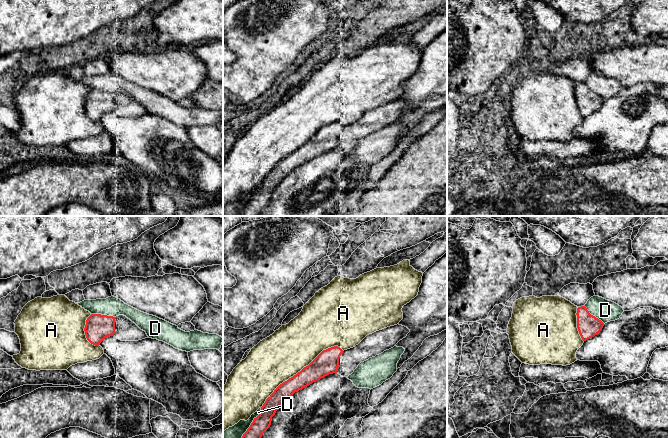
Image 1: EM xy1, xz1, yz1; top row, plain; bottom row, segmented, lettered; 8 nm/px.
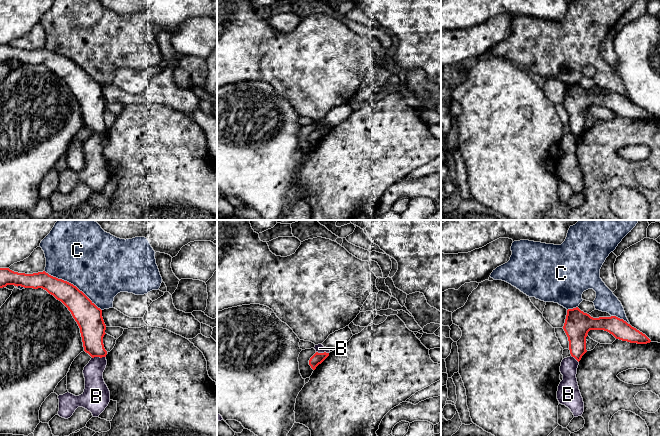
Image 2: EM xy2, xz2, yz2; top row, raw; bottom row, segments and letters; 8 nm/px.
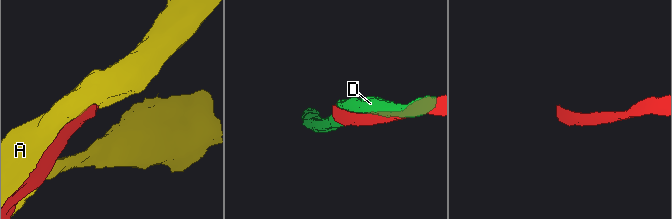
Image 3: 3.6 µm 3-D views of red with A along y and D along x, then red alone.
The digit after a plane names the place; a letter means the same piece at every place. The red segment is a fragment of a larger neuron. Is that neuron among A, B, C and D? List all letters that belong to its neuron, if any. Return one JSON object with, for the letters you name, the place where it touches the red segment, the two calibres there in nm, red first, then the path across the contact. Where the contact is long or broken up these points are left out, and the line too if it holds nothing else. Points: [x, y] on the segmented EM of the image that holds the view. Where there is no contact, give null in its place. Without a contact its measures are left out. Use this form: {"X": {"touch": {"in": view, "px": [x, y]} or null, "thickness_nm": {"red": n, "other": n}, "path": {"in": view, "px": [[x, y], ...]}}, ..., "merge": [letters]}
{"merge": []}

